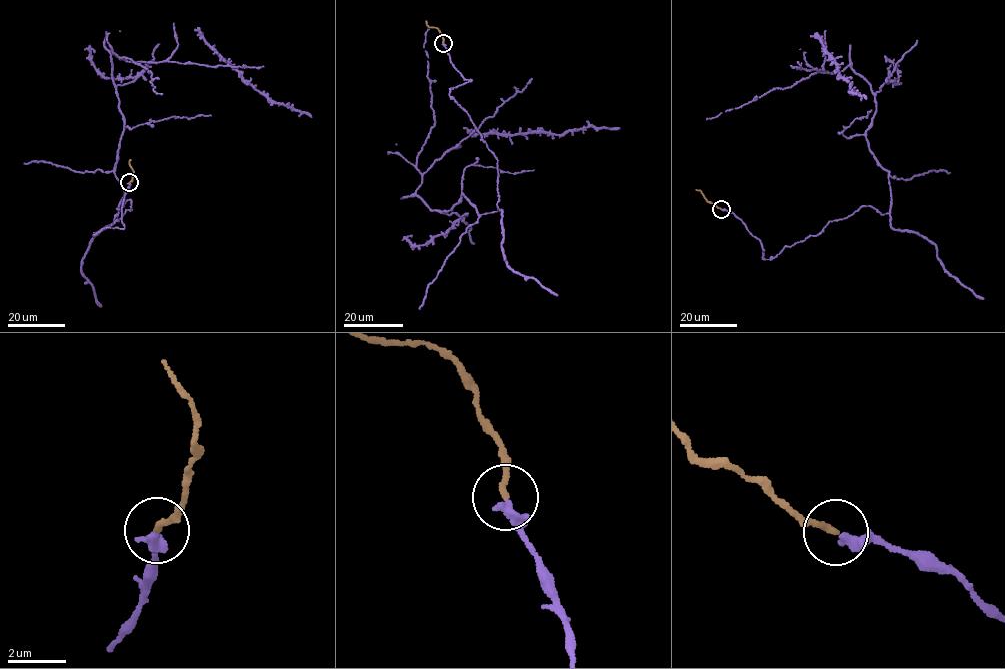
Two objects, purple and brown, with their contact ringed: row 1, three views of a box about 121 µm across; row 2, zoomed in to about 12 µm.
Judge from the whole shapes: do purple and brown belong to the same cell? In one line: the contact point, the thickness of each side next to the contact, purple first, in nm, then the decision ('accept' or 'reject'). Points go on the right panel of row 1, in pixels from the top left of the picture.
(721, 209) | 340/200 nm | accept

